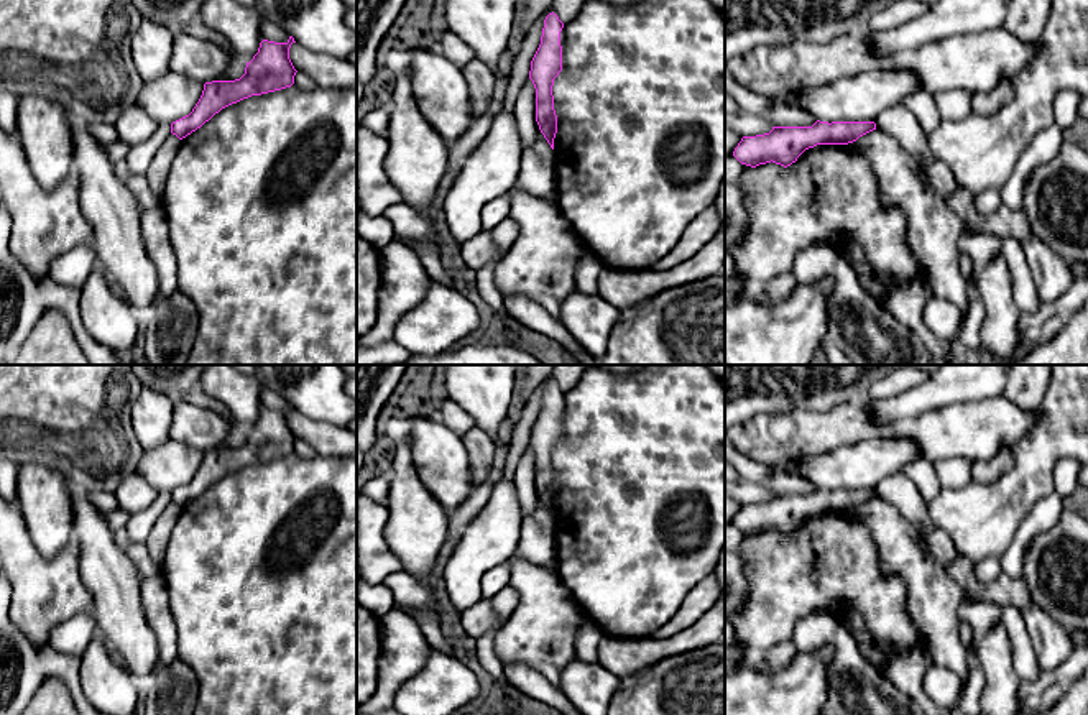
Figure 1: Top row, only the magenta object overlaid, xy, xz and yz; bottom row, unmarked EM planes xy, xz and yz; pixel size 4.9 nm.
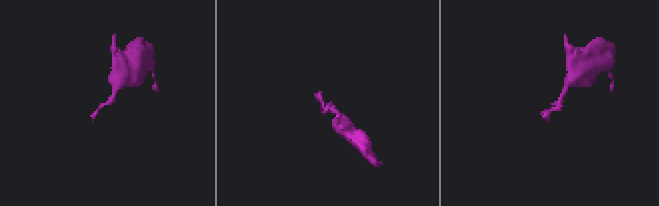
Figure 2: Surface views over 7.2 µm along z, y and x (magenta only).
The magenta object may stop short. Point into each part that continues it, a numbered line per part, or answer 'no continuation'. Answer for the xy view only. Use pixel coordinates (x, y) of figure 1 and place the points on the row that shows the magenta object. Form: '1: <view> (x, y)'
no continuation

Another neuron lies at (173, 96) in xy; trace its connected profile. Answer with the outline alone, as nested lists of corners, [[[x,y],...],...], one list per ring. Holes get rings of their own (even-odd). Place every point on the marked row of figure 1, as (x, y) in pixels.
[[[168,71],[163,77],[143,84],[136,104],[158,125],[171,125],[192,112],[202,90],[204,84]]]

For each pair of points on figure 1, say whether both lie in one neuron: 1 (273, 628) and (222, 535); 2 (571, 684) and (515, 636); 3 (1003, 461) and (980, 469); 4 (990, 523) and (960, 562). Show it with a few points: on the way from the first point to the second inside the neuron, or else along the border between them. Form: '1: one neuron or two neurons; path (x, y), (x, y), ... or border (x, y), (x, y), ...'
1: one neuron; path (273, 605), (247, 576), (245, 558)
2: two neurons; border (574, 658), (562, 671), (557, 686)
3: one neuron; path (998, 464), (985, 469)
4: two neurons; border (960, 553), (973, 562)

